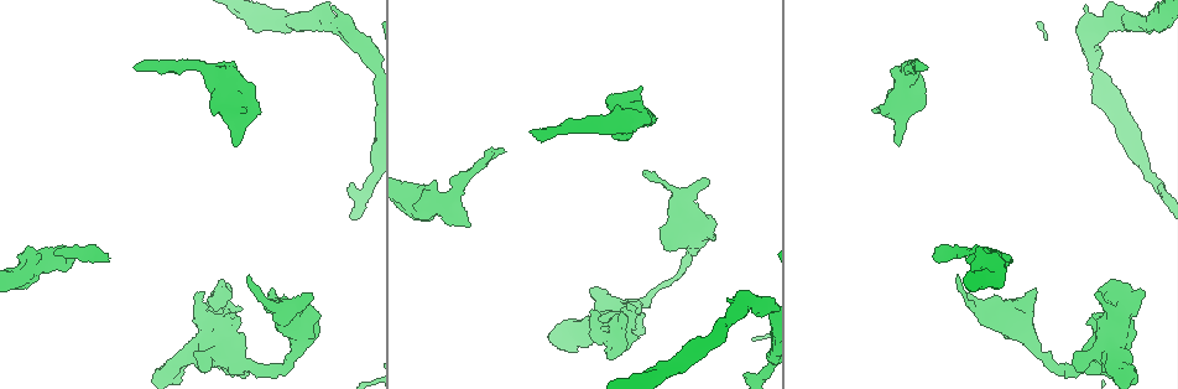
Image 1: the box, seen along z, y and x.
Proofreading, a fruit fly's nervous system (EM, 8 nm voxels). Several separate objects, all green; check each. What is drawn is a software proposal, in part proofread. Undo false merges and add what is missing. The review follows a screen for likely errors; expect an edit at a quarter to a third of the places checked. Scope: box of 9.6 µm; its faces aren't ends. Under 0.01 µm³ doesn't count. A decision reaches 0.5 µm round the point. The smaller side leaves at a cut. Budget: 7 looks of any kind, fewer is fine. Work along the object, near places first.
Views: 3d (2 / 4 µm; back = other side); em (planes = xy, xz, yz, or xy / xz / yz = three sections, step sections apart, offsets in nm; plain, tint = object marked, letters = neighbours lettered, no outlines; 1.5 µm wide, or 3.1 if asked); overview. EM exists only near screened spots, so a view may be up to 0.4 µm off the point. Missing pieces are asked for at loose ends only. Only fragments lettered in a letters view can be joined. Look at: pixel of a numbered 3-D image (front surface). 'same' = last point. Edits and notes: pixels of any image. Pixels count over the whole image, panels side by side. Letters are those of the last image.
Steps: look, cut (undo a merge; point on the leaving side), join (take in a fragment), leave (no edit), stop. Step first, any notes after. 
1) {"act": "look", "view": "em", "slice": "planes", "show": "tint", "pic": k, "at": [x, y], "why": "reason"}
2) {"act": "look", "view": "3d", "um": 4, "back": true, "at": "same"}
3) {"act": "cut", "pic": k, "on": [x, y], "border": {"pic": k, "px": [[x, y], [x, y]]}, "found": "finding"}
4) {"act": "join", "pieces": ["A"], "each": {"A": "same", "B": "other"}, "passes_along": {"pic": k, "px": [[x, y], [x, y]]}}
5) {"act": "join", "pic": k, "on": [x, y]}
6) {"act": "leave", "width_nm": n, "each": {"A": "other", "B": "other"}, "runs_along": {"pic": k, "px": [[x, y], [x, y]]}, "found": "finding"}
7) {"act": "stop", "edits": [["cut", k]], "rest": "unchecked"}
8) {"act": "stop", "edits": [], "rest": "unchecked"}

{"act": "look", "view": "em", "slice": "xz", "step": 8, "show": "letters", "pic": 1, "at": [708, 183]}

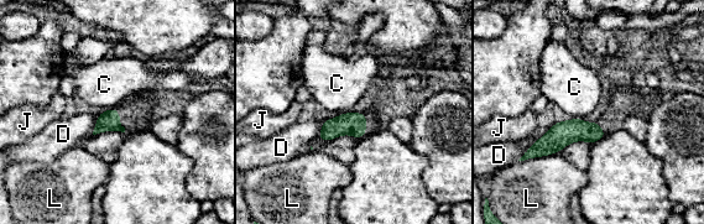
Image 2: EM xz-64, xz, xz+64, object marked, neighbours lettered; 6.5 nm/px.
{"act": "look", "view": "em", "slice": "planes", "show": "letters", "at": "same"}

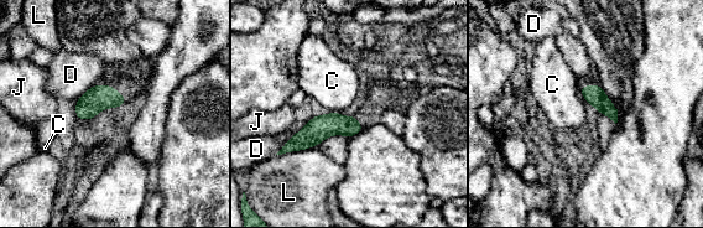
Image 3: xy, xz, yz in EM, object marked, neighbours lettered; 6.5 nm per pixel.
{"act": "leave", "each": {"C": "other", "D": "other", "J": "other", "L": "other"}, "runs_along": {"pic": 3, "px": [[358, 127], [319, 127], [288, 145]]}, "found": "none of them fits"}

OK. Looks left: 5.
{"act": "look", "view": "3d", "um": 2, "back": true, "pic": 1, "at": [897, 145], "why": "an open end"}

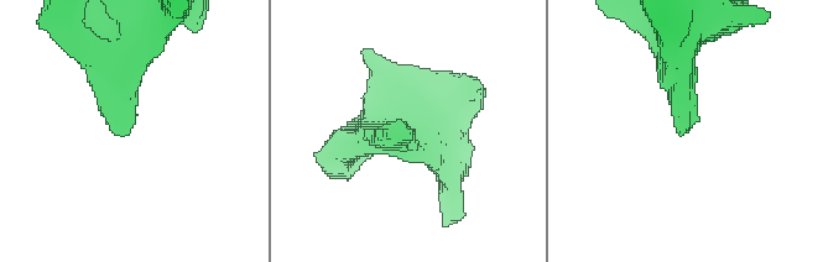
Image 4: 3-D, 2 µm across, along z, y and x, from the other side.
{"act": "look", "view": "em", "slice": "planes", "show": "letters", "pic": 4, "at": [687, 132]}

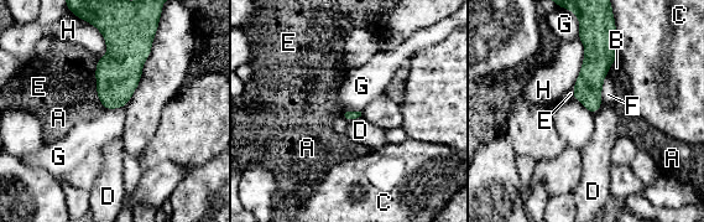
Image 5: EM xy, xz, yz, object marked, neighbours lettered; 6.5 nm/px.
{"act": "leave", "each": {"A": "other", "B": "other", "C": "other", "D": "other", "E": "other", "F": "other", "G": "other", "H": "other"}, "border": {"pic": 5, "px": [[125, 106], [104, 109]]}, "found": "no lettered fragment goes on from it"}

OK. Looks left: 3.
{"act": "look", "view": "3d", "um": 4, "pic": 1, "at": [107, 259], "why": "branch stops here"}

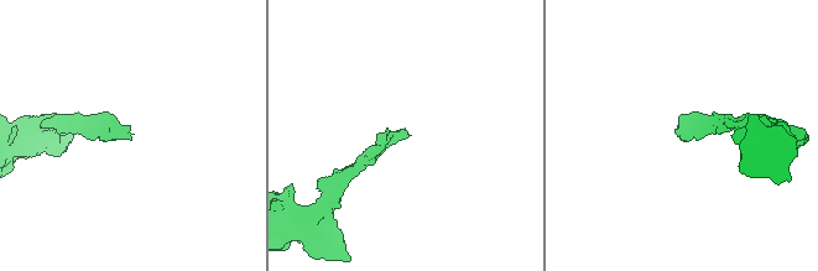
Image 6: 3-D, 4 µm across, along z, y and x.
{"act": "look", "view": "em", "slice": "xy", "step": 8, "show": "tint", "pic": 6, "at": [686, 135]}

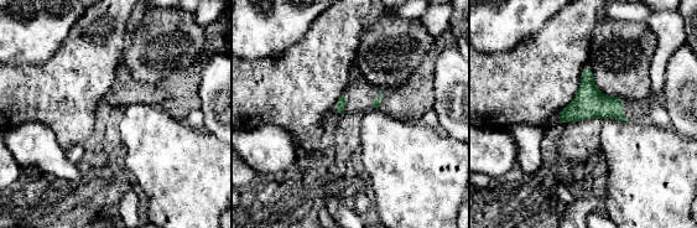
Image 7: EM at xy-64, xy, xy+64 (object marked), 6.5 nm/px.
{"act": "look", "view": "em", "slice": "xy", "step": 8, "show": "letters", "at": "same", "why": "see the neighbours"}

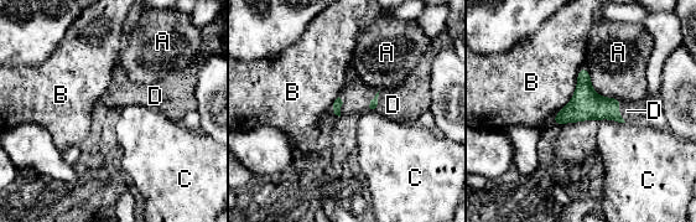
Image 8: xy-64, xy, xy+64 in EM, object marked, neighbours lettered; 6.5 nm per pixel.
{"act": "join", "pieces": ["D"], "each": {"A": "other", "B": "other", "C": "other", "D": "same"}, "passes_along": {"pic": 8, "px": [[585, 104], [618, 112], [627, 110]]}, "found": "the neuron continues"}

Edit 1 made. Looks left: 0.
{"act": "stop", "edits": [["join", 8]], "rest": "unchecked"}

